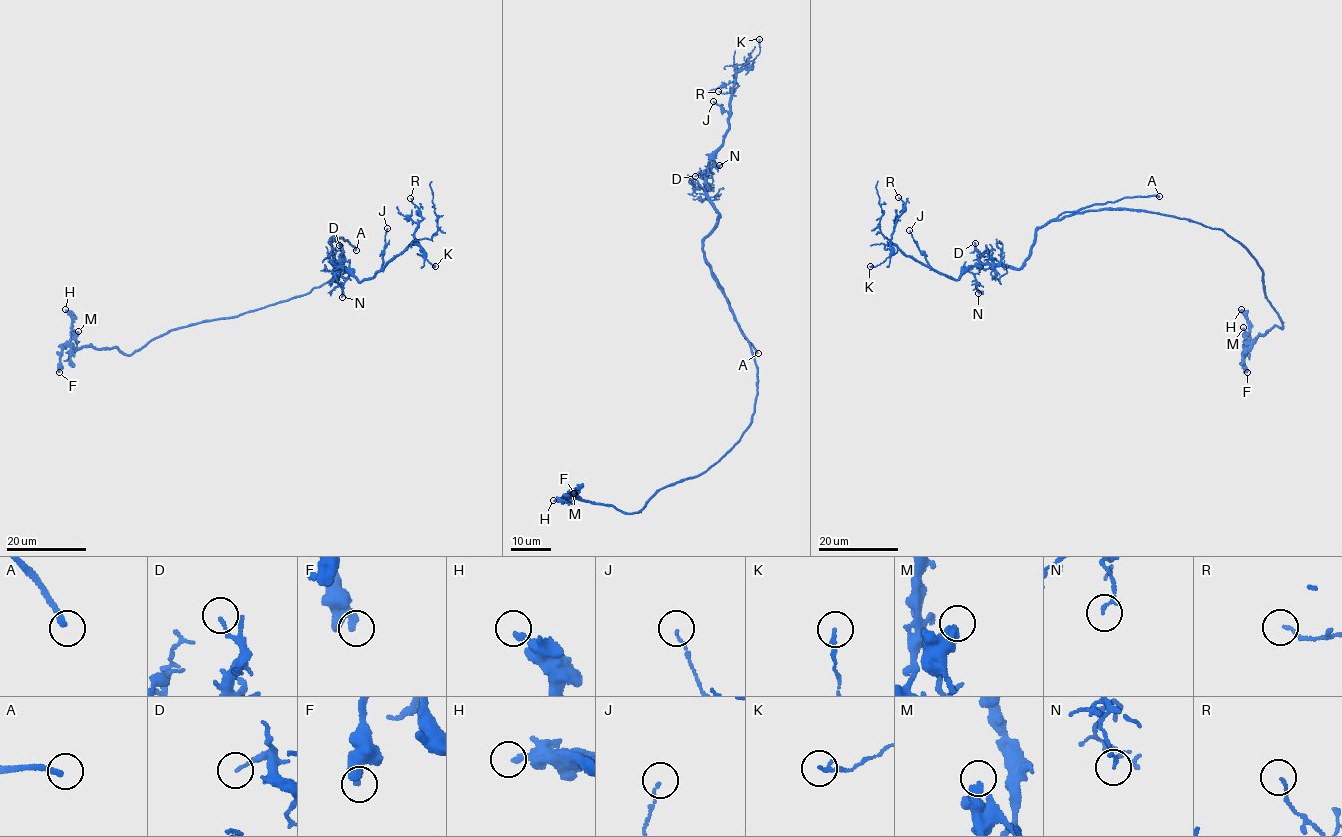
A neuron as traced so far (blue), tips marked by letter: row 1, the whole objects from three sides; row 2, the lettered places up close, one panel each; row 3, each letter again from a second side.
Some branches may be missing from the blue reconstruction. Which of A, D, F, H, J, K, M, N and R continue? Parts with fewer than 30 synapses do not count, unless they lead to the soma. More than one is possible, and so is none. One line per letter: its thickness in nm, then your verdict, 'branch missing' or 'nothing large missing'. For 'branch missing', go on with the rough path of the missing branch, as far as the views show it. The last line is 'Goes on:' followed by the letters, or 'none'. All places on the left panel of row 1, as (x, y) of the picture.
A: 240 nm | branch missing | (356, 250), (361, 269), (391, 305), (402, 311), (415, 330), (415, 336), (407, 339), (394, 354)
D: 120 nm | nothing large missing
F: 320 nm | nothing large missing
H: 200 nm | nothing large missing
J: 80 nm | nothing large missing
K: 150 nm | nothing large missing
M: 420 nm | nothing large missing
N: 160 nm | nothing large missing
R: 100 nm | nothing large missing
Goes on: A

